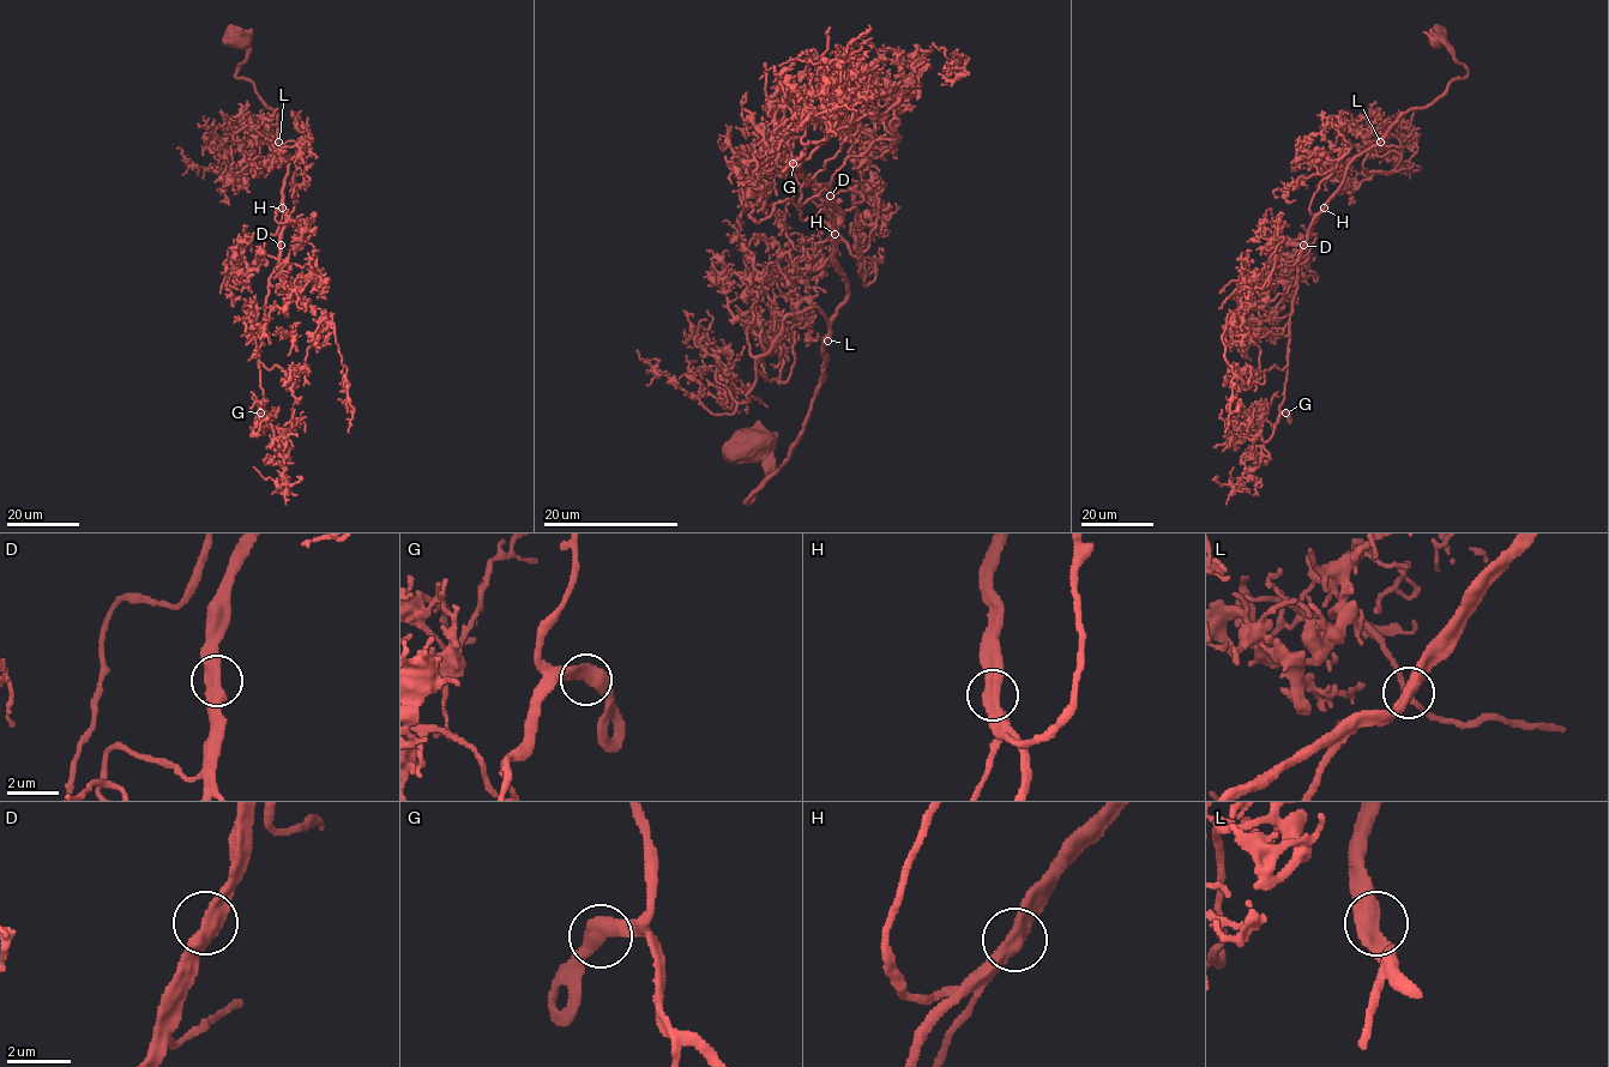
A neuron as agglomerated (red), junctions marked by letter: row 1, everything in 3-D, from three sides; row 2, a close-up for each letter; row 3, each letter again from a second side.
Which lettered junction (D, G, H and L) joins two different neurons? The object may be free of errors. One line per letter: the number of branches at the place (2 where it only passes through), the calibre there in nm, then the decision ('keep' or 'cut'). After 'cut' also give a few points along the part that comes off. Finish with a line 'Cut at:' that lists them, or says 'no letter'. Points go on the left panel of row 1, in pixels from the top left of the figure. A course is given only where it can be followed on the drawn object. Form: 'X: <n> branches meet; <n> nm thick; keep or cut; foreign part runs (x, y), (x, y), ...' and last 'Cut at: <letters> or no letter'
D: 2 branches meet; 440 nm thick; keep
G: 2 branches meet; 480 nm thick; keep
H: 2 branches meet; 440 nm thick; keep
L: 2 branches meet; 480 nm thick; keep
Cut at: no letter

